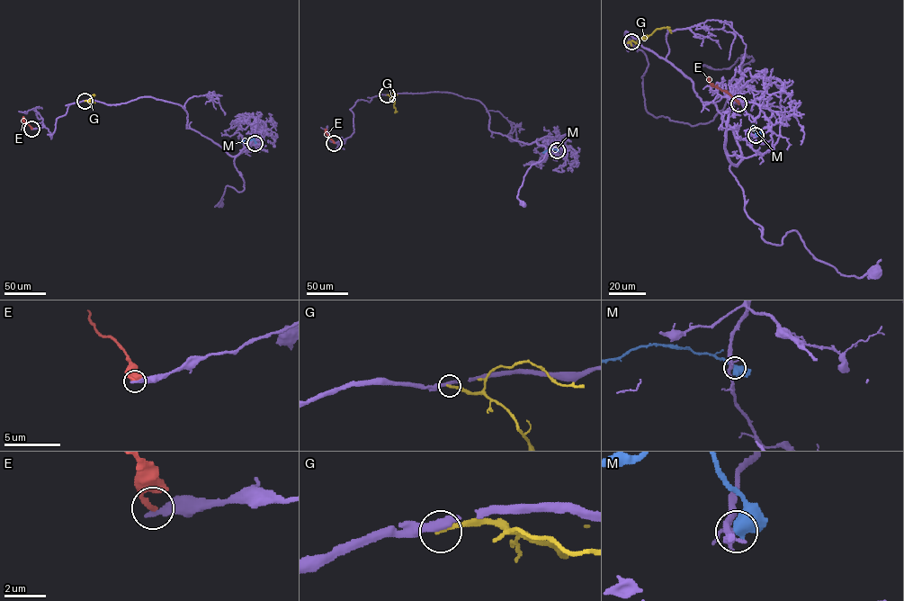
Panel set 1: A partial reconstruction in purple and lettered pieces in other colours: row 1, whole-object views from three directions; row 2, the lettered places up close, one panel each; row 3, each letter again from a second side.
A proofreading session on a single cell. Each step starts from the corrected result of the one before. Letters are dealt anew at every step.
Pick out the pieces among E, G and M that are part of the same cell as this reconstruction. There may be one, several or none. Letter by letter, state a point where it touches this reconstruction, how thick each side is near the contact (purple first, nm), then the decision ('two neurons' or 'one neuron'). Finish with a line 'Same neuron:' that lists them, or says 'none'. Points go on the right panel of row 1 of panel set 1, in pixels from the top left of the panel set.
E: contact (738, 103); calibres 320 and 240 nm; two neurons
G: contact (631, 41); calibres 360 and 240 nm; two neurons
M: contact (756, 135); calibres 320 and 650 nm; one neuron
Same neuron: M

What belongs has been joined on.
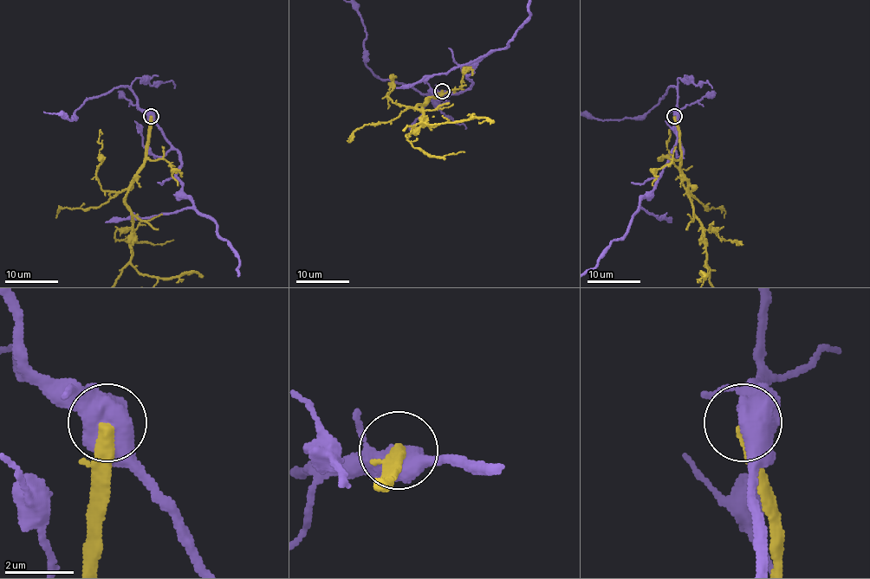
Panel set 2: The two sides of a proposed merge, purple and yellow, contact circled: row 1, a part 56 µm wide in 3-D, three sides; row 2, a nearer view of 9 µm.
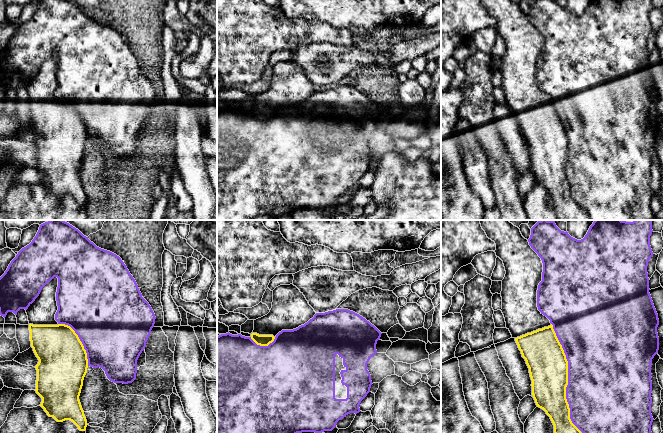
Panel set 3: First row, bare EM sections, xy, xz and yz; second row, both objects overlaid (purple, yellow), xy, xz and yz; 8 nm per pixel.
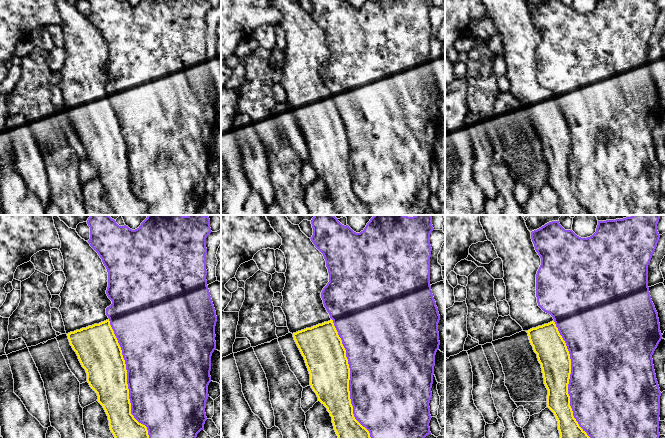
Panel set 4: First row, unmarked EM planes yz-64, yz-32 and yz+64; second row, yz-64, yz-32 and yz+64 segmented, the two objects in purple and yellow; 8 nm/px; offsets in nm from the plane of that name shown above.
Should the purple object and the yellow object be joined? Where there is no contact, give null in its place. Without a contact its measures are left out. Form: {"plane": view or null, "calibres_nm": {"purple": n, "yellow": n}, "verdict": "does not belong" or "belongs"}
{"plane": "yz", "calibres_nm": {"purple": 500, "yellow": 320}, "verdict": "does not belong"}

